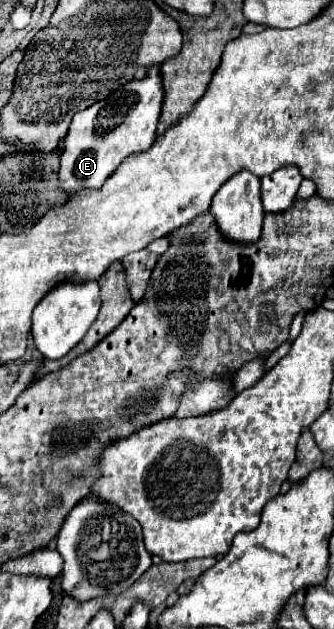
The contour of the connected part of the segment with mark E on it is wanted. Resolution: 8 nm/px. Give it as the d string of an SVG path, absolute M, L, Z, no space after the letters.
M149 68L145 80L131 80L109 98L95 102L93 106L77 112L71 120L69 132L61 148L59 188L67 196L75 196L81 190L97 190L115 172L115 168L131 154L149 150L155 142L157 118L161 114L163 86L159 68Z

